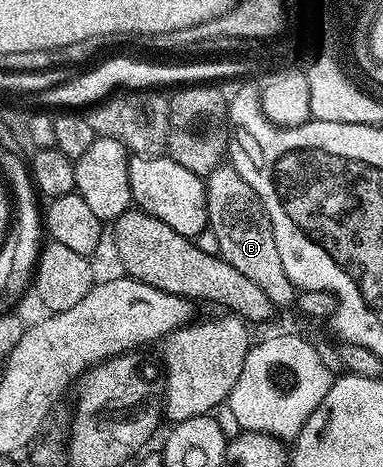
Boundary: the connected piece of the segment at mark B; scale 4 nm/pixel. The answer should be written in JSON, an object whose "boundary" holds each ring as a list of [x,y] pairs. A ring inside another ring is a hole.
{"boundary":[[[226,162],[208,174],[204,181],[207,192],[208,228],[218,240],[219,255],[232,267],[237,268],[242,276],[247,276],[254,284],[258,284],[258,288],[270,298],[273,307],[291,307],[295,303],[298,291],[282,268],[270,218],[253,188]]]}

